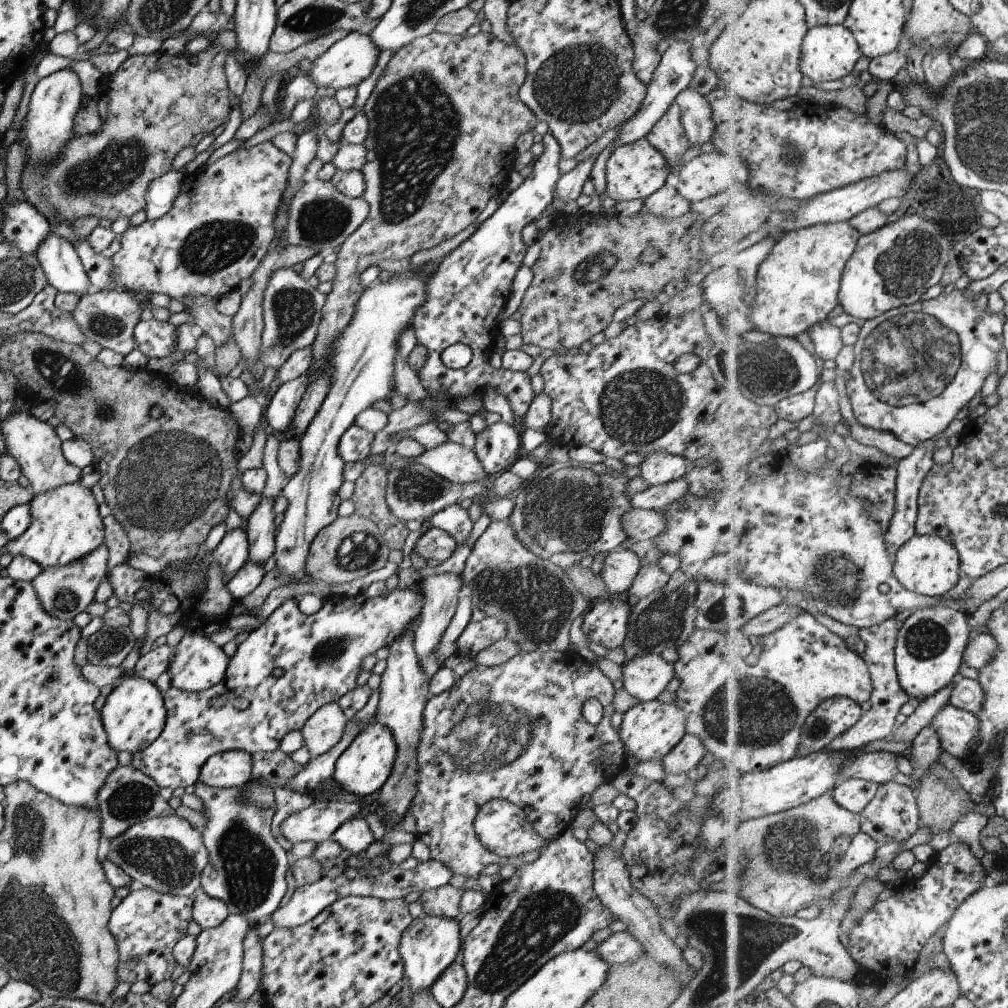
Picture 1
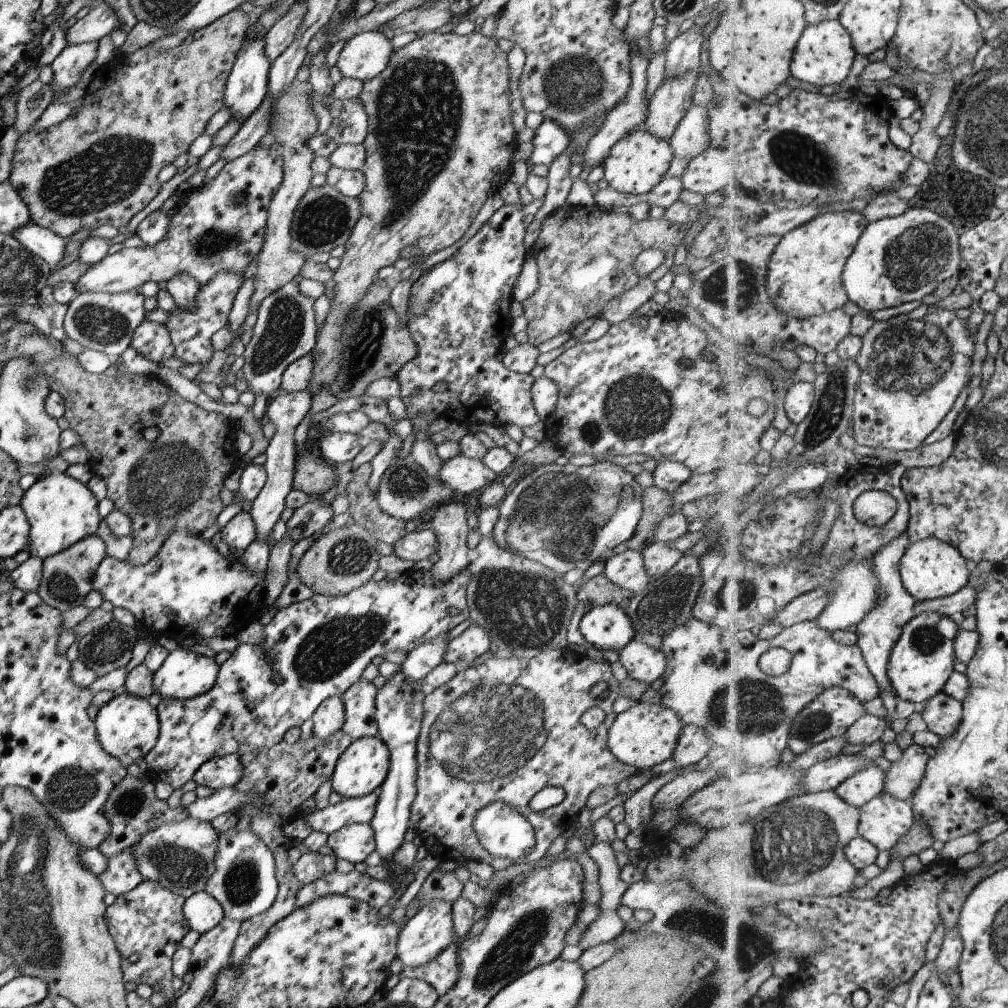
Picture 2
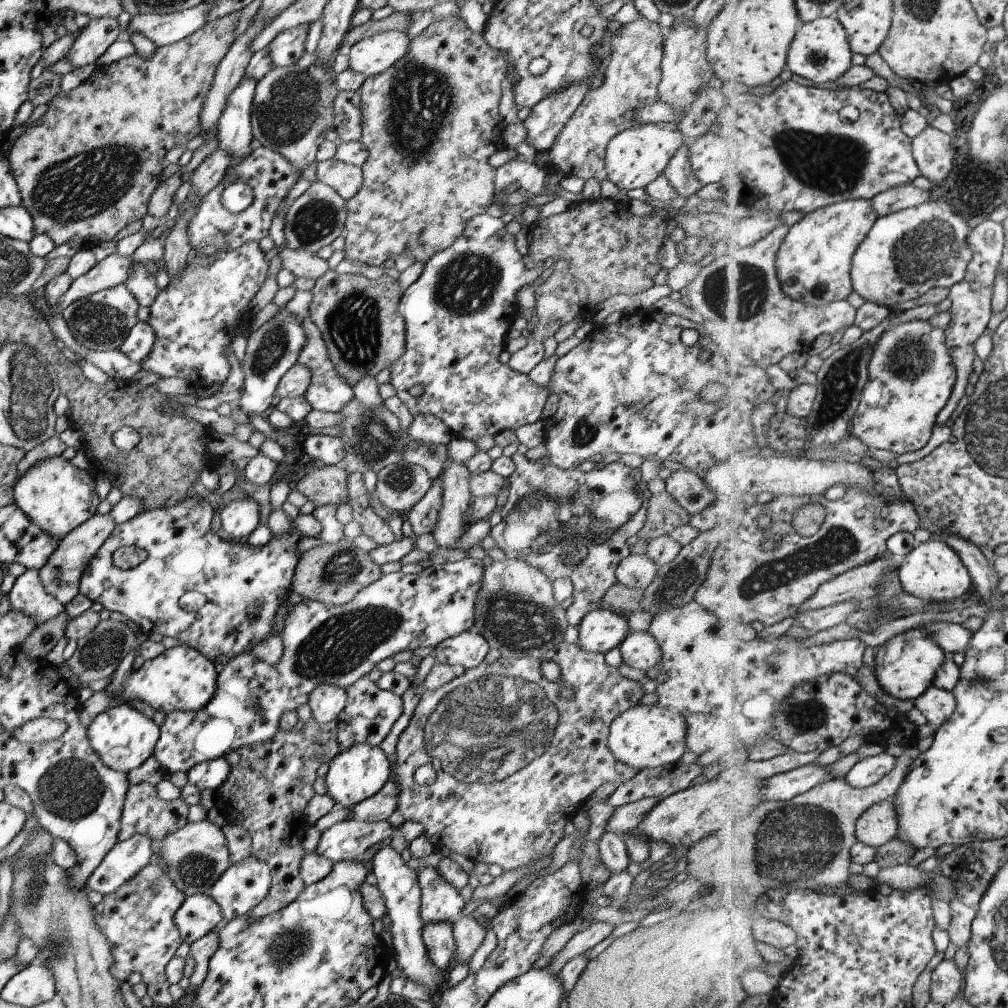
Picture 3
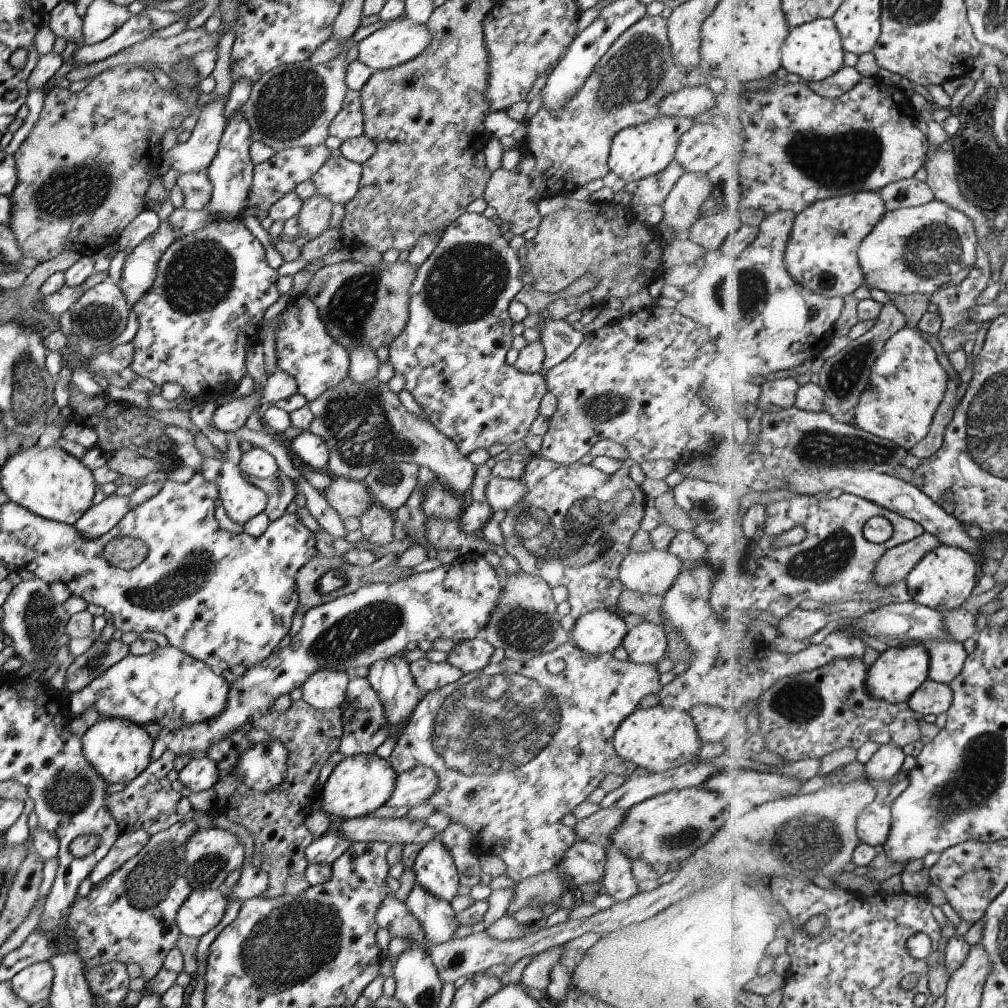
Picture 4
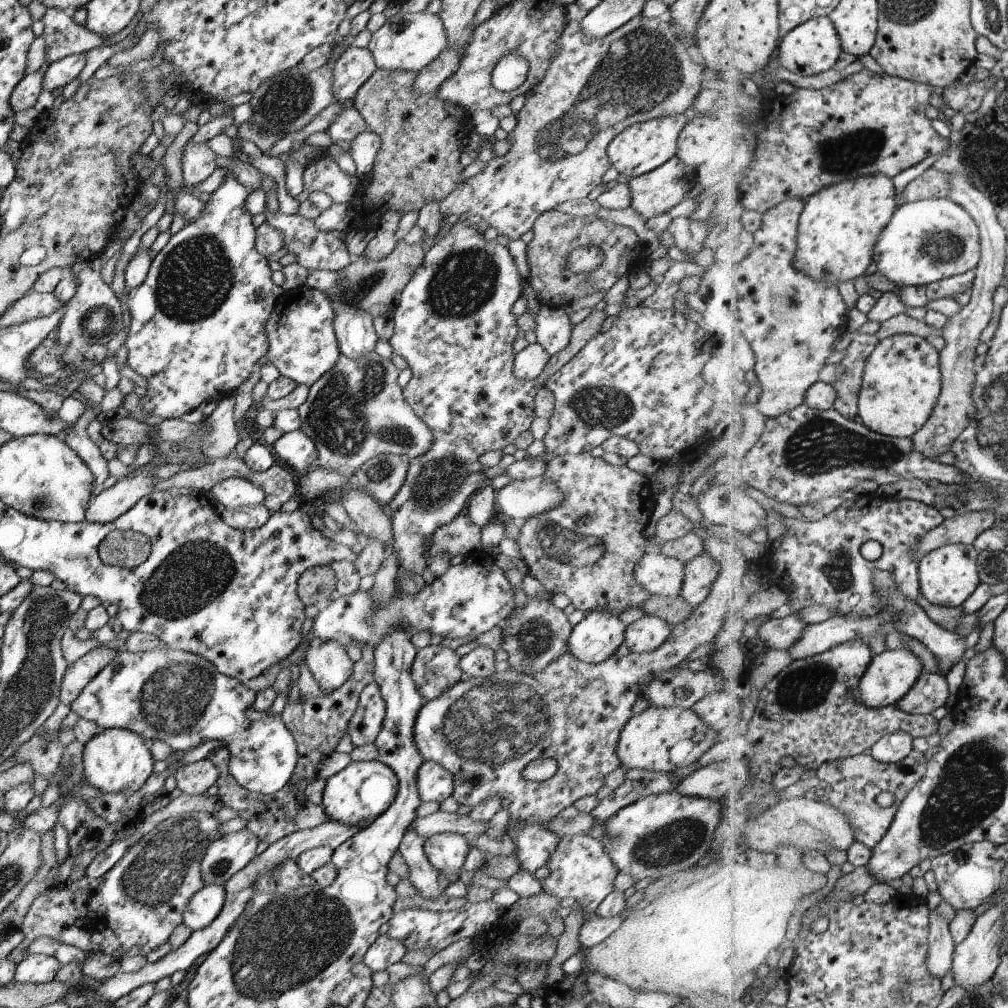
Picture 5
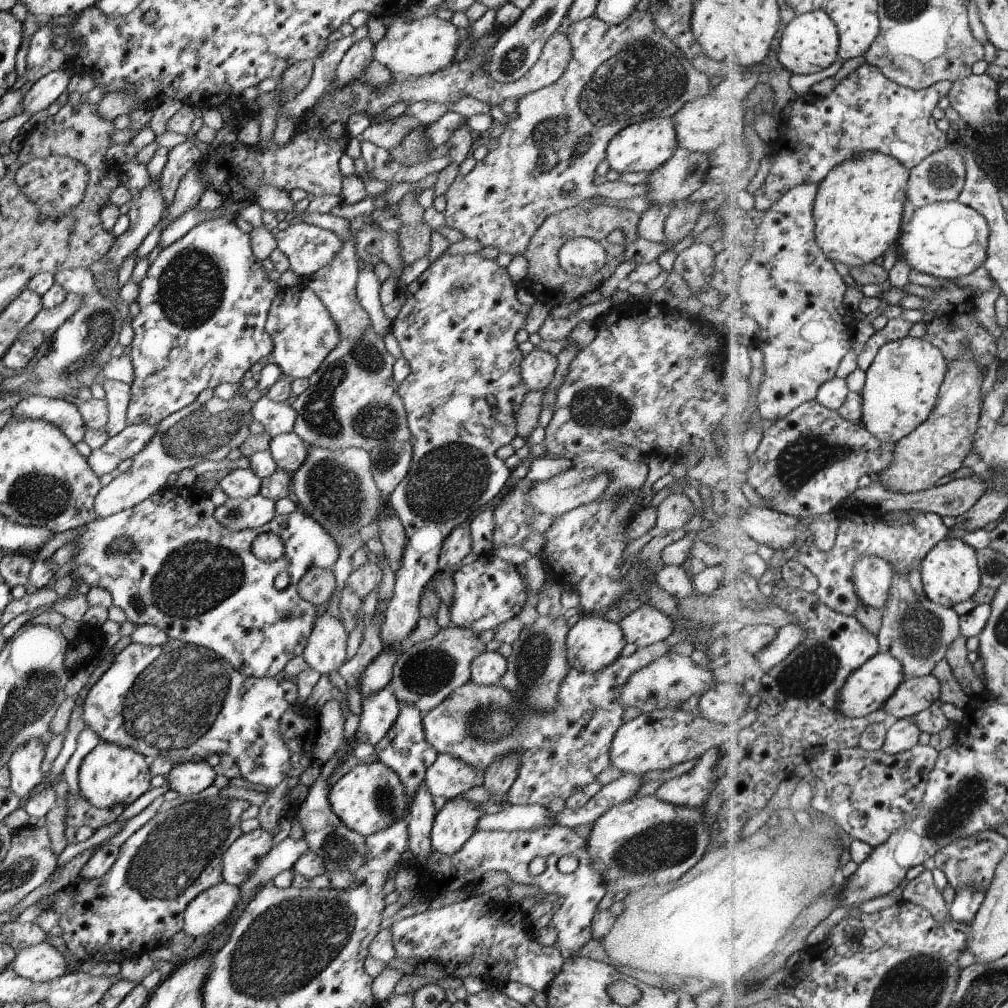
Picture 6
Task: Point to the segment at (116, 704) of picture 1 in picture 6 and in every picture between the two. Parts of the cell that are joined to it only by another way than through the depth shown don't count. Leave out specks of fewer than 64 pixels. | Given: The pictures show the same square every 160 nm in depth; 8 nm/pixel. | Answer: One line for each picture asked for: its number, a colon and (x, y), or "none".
2: (126, 727)
3: (123, 738)
4: (118, 750)
5: (114, 761)
6: (109, 775)

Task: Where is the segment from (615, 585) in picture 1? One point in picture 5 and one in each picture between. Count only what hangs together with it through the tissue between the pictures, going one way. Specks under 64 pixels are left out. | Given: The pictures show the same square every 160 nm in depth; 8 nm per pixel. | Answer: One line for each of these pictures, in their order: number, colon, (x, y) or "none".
2: (626, 569)
3: (634, 571)
4: (652, 572)
5: (659, 575)

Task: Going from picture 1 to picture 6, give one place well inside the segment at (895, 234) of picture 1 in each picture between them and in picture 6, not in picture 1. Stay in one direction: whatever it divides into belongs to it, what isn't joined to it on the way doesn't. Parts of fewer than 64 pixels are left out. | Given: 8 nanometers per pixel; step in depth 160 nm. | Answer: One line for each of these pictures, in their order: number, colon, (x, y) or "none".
2: (899, 259)
3: (906, 254)
4: (918, 249)
5: (928, 241)
6: (949, 239)

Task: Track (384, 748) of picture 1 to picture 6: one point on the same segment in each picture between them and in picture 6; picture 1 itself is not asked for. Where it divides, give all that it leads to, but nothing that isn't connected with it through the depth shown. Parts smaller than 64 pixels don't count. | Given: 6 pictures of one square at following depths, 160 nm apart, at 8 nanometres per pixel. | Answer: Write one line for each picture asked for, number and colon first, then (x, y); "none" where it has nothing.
2: (362, 766)
3: (353, 775)
4: (359, 784)
5: (356, 795)
6: (370, 797)

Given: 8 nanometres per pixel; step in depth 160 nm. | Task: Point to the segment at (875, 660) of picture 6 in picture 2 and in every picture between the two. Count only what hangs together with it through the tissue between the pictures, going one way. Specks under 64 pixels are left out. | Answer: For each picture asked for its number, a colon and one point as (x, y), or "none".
2: (922, 662)
3: (906, 665)
4: (898, 672)
5: (892, 674)

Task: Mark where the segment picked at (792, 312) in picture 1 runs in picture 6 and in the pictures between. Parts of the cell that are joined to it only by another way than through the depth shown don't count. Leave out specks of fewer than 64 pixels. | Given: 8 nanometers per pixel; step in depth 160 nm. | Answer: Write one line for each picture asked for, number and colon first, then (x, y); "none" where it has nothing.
2: (804, 279)
3: (815, 261)
4: (822, 254)
5: (840, 226)
6: (858, 212)

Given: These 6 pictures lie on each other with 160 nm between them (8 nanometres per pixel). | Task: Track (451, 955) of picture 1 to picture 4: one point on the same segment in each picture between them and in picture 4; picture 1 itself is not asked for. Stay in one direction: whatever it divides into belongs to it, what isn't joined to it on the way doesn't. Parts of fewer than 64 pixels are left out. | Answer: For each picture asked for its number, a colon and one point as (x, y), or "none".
2: (429, 931)
3: (439, 901)
4: (433, 868)

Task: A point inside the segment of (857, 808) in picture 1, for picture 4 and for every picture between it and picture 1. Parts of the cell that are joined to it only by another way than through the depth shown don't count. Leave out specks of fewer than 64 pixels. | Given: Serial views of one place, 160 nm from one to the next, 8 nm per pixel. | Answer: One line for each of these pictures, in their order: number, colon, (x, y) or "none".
2: (864, 786)
3: (867, 772)
4: (888, 759)

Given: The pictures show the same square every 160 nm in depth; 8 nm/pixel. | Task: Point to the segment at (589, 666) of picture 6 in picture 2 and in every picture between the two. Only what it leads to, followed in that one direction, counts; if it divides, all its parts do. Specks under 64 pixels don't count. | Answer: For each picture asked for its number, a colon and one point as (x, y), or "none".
2: (607, 627)
3: (600, 630)
4: (599, 631)
5: (598, 634)

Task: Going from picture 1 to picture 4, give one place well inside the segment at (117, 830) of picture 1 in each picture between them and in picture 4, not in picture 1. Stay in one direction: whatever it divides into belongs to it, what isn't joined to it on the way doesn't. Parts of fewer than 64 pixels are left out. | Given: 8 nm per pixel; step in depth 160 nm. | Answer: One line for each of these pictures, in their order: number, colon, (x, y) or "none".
2: (131, 808)
3: (143, 813)
4: (148, 802)

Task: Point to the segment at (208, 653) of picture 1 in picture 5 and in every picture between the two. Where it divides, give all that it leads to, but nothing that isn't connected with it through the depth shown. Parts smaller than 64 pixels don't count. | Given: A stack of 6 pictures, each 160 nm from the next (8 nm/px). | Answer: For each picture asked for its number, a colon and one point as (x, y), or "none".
2: (183, 674)
3: (179, 679)
4: (168, 687)
5: (177, 697)

